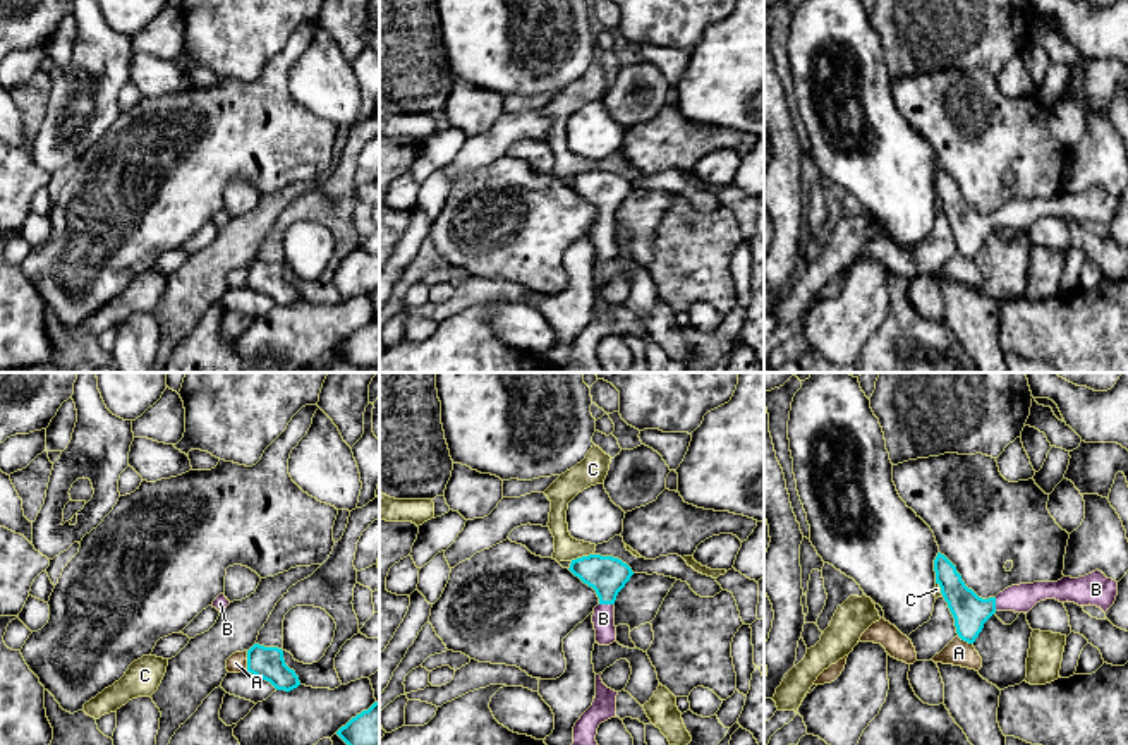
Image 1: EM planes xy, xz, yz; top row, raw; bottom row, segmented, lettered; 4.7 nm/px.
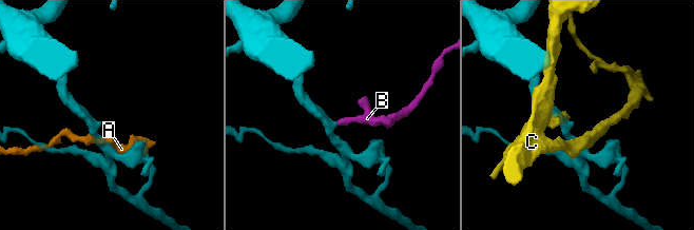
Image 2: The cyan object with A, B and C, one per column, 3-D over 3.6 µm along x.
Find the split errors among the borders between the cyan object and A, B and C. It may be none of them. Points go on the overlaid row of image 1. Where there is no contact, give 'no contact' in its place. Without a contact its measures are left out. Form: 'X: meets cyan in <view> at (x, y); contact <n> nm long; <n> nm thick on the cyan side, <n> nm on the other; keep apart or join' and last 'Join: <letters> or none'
A: meets cyan in xy at (248, 661); contact 100 nm long; 150 nm thick on the cyan side, 90 nm on the other; keep apart
B: meets cyan in xz at (606, 603); contact 70 nm long; 180 nm thick on the cyan side, 110 nm on the other; join
C: meets cyan in xz at (582, 557); contact 120 nm long; 180 nm thick on the cyan side, 120 nm on the other; keep apart
Join: B

